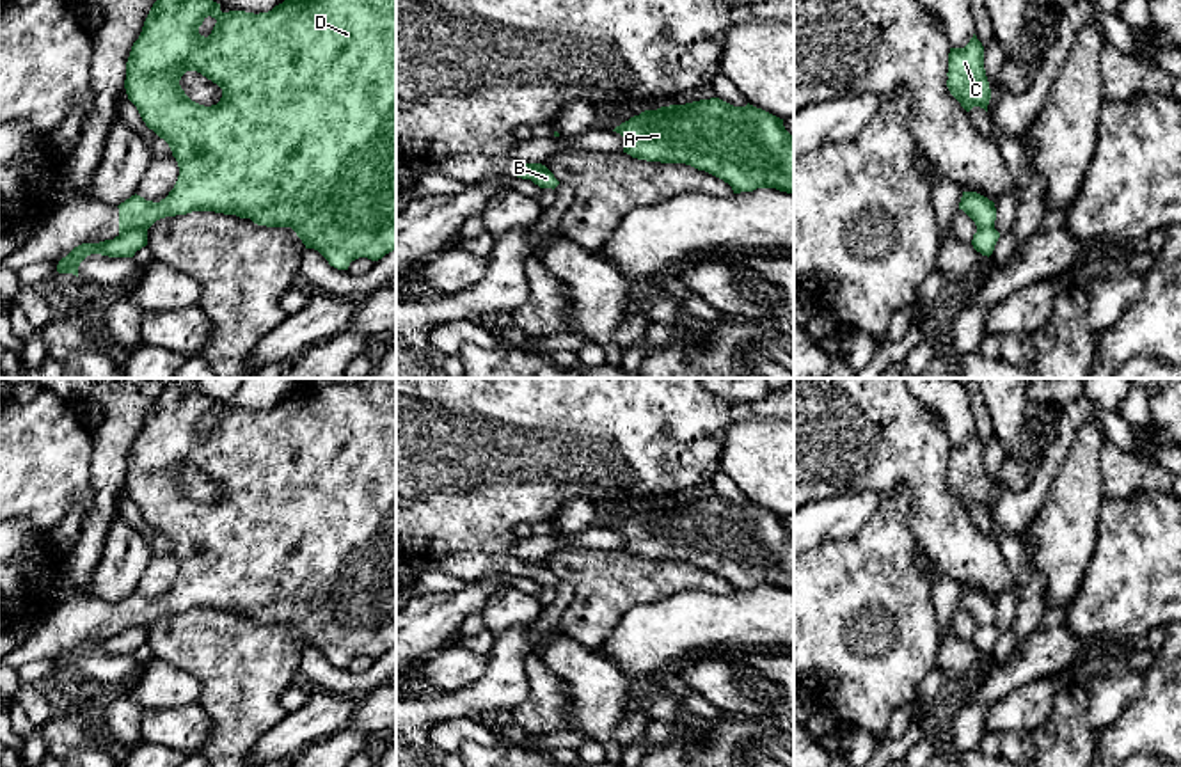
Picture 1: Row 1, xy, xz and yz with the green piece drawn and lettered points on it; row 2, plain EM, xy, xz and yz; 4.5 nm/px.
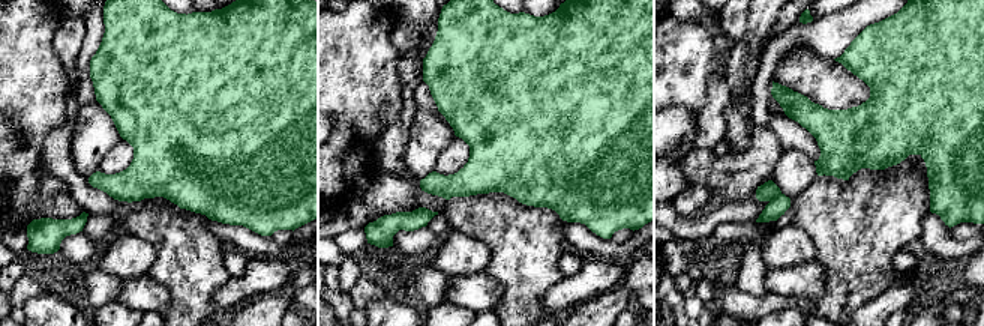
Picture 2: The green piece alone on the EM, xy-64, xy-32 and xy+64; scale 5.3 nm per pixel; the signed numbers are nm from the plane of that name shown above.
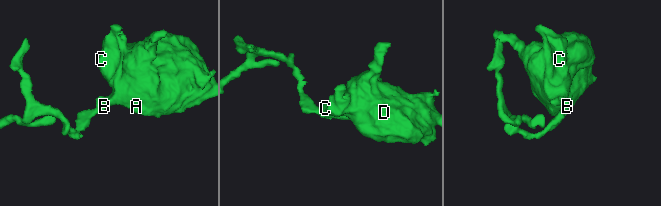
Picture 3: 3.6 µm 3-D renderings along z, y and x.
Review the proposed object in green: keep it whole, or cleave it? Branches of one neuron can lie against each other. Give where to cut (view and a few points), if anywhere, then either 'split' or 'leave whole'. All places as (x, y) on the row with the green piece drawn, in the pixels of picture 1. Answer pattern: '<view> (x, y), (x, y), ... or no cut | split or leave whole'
xy (146, 228), (130, 228), (119, 235) | split

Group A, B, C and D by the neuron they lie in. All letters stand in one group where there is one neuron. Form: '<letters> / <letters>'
A C D / B

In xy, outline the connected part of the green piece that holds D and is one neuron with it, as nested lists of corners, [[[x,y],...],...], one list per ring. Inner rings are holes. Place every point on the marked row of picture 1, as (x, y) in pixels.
[[[156,0],[144,21],[139,39],[131,46],[131,51],[126,62],[124,89],[126,89],[128,99],[137,107],[146,126],[169,144],[172,156],[178,162],[179,176],[174,188],[160,202],[146,201],[144,197],[137,194],[126,199],[124,202],[121,202],[117,206],[119,208],[119,234],[130,229],[149,229],[156,220],[165,218],[165,217],[186,215],[192,211],[215,211],[215,213],[224,213],[224,215],[236,215],[240,218],[250,218],[258,225],[291,227],[297,233],[297,236],[302,240],[305,249],[318,250],[329,261],[329,265],[337,270],[348,270],[350,263],[359,257],[378,261],[385,254],[396,250],[396,0],[284,0],[282,4],[275,5],[272,11],[259,12],[259,14],[245,12],[245,11],[222,12],[220,4],[213,0]],[[208,16],[215,18],[217,23],[211,34],[204,37],[199,34],[199,27]],[[186,71],[197,71],[208,80],[211,80],[213,83],[217,83],[222,89],[220,101],[211,107],[204,107],[192,101],[179,85],[179,80]]]

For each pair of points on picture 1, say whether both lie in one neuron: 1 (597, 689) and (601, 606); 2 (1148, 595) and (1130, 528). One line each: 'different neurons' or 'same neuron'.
1: different neurons
2: same neuron

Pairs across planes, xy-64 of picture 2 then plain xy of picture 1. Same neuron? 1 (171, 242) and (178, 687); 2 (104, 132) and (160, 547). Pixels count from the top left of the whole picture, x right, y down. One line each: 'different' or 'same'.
1: different
2: different

